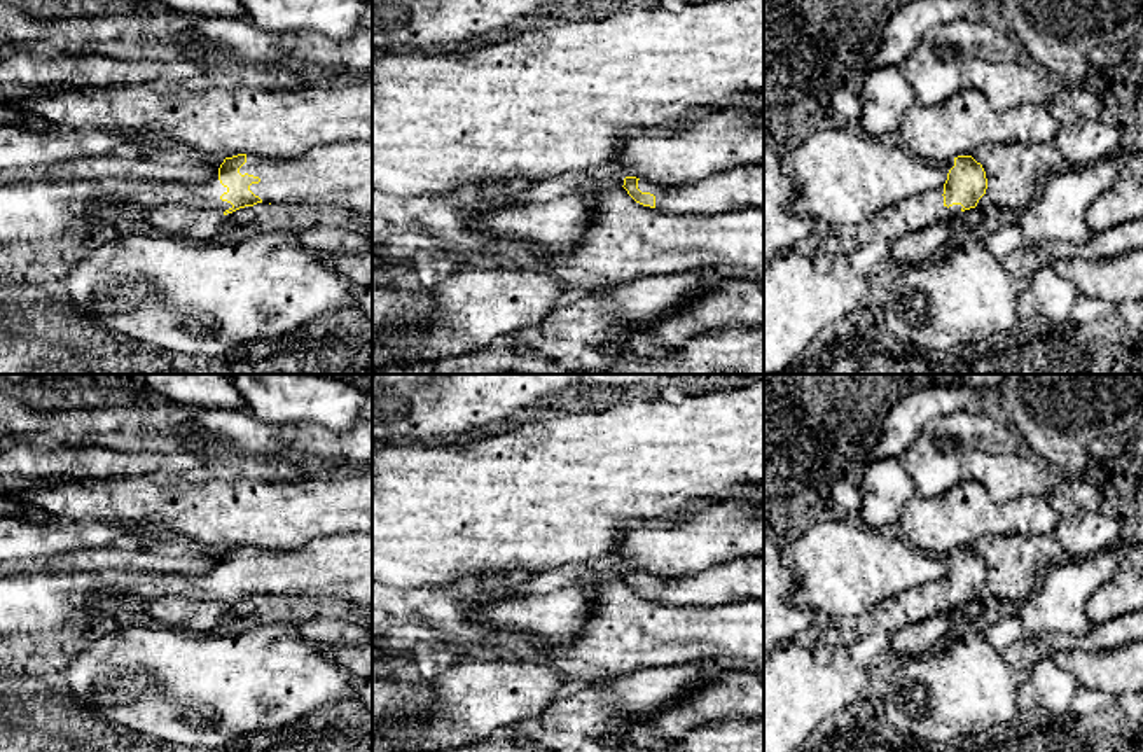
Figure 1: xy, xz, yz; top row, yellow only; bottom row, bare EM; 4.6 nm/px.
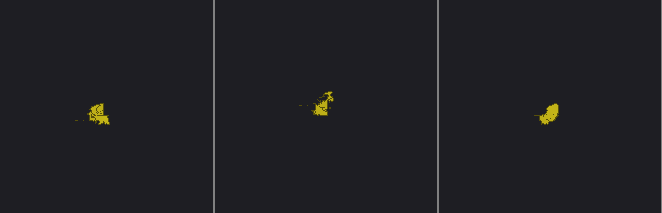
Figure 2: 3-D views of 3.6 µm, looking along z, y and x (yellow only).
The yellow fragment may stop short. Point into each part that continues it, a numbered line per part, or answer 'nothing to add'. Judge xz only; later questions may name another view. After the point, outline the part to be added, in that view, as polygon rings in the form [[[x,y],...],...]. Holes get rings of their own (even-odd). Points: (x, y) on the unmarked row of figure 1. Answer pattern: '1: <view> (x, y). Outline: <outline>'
1: xz (743, 579). Outline: [[[764,556],[715,565],[692,577],[657,579],[640,570],[638,581],[655,588],[657,602],[675,607],[718,607],[738,600],[764,600]]]

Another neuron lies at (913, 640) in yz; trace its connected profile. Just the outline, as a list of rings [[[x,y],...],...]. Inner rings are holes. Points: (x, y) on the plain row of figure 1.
[[[939,614],[897,630],[891,633],[890,640],[891,651],[907,659],[921,656],[949,638],[954,623],[956,617],[952,614]]]

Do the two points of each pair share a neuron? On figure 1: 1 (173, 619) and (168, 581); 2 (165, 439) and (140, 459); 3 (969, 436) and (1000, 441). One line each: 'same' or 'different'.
1: different
2: different
3: same

